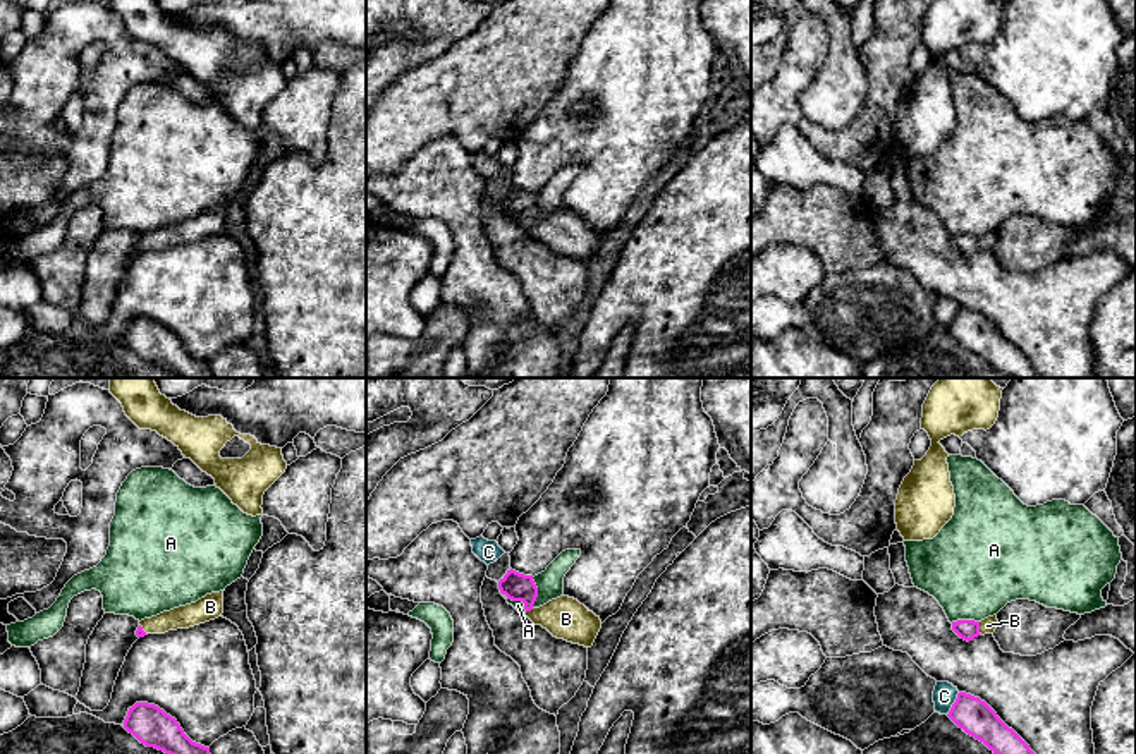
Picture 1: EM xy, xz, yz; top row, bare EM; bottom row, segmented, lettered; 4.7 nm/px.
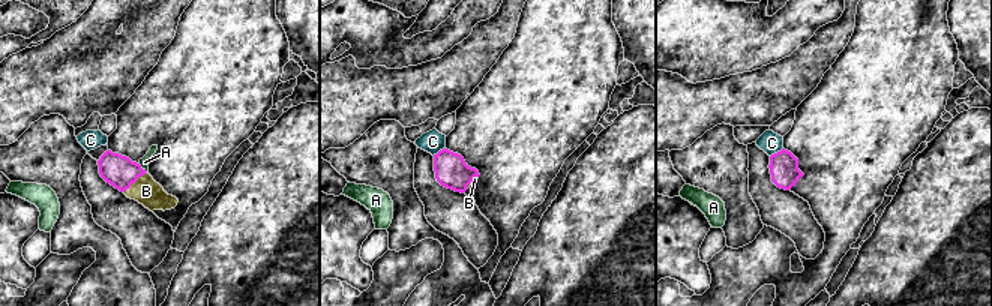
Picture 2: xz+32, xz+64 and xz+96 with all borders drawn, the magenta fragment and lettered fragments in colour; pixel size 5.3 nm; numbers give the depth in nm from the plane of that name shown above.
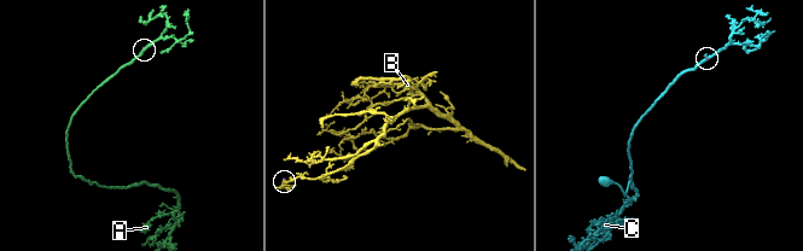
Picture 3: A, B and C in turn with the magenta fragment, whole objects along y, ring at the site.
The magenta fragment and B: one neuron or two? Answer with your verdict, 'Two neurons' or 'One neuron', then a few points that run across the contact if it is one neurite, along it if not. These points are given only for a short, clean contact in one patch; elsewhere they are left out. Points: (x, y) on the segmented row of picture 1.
One neuron. Line: yz (966, 629), (978, 629), (987, 626)

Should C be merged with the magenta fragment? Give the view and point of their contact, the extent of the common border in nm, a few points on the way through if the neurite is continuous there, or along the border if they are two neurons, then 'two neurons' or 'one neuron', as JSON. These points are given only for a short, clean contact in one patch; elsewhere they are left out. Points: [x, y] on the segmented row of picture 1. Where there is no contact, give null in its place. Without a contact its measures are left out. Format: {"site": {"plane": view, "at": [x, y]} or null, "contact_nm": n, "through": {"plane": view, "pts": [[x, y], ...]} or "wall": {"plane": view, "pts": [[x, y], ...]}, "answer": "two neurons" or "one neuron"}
{"site": {"plane": "yz", "at": [952, 705]}, "contact_nm": 130, "answer": "two neurons"}

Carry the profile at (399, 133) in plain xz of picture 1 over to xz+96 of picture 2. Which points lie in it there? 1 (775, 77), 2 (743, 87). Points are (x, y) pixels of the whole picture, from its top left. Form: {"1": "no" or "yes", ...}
{"1": "yes", "2": "yes"}

